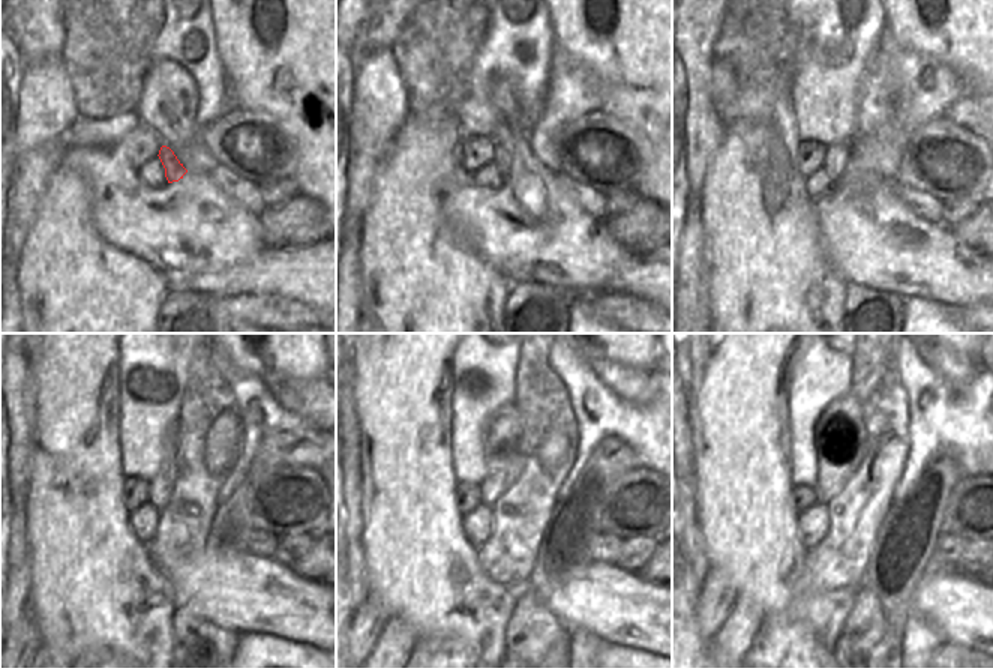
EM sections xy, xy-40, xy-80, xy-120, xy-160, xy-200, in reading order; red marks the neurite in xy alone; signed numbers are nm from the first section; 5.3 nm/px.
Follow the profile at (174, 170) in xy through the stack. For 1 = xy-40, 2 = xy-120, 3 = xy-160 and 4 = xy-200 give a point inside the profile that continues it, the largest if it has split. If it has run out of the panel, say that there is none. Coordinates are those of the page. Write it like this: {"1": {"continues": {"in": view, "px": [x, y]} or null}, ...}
{"1": {"continues": {"in": "xy-40", "px": [503, 158]}}, "2": {"continues": {"in": "xy-120", "px": [161, 487]}}, "3": {"continues": {"in": "xy-160", "px": [504, 460]}}, "4": {"continues": {"in": "xy-200", "px": [840, 437]}}}

